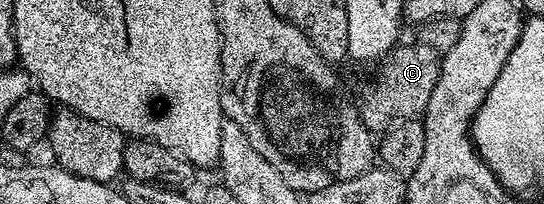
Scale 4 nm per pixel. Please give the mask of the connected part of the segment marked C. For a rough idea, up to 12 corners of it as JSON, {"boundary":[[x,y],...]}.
{"boundary":[[395,46],[360,99],[362,124],[385,133],[422,119],[439,52]]}

